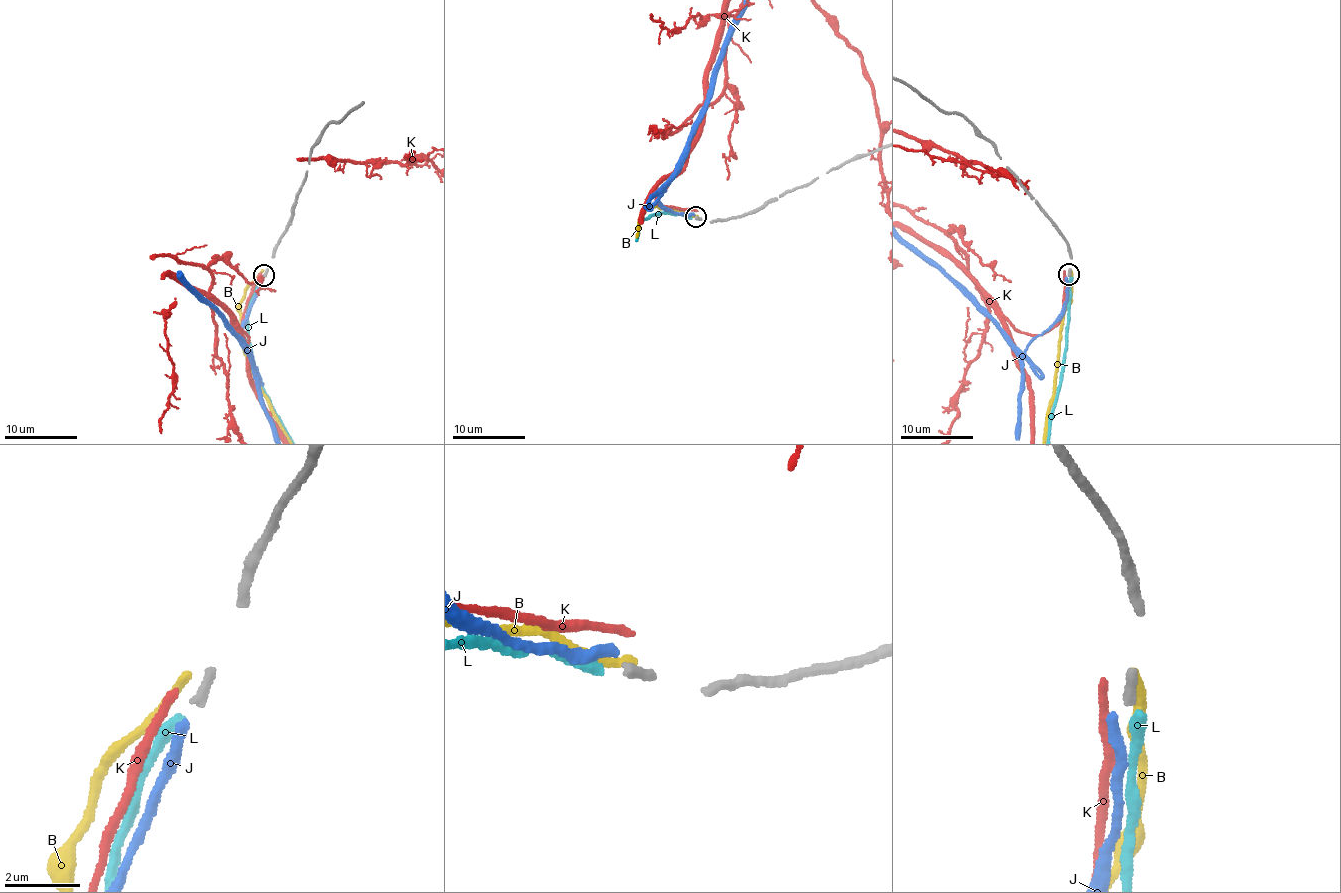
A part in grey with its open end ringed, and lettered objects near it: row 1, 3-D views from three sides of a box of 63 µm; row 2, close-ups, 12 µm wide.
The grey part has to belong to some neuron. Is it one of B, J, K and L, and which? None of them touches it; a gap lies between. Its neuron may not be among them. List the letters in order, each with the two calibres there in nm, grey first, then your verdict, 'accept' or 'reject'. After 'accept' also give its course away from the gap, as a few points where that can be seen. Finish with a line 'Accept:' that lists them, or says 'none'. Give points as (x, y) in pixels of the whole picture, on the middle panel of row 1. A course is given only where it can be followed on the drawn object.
B: 260/340 nm | reject
J: 260/260 nm | reject
K: 260/240 nm | reject
L: 260/320 nm | reject
Accept: none

